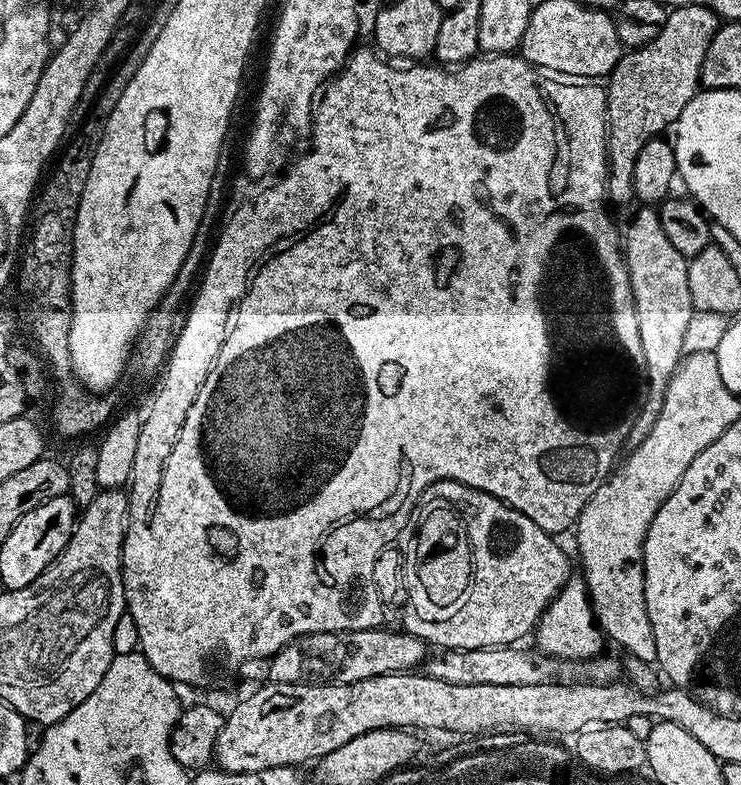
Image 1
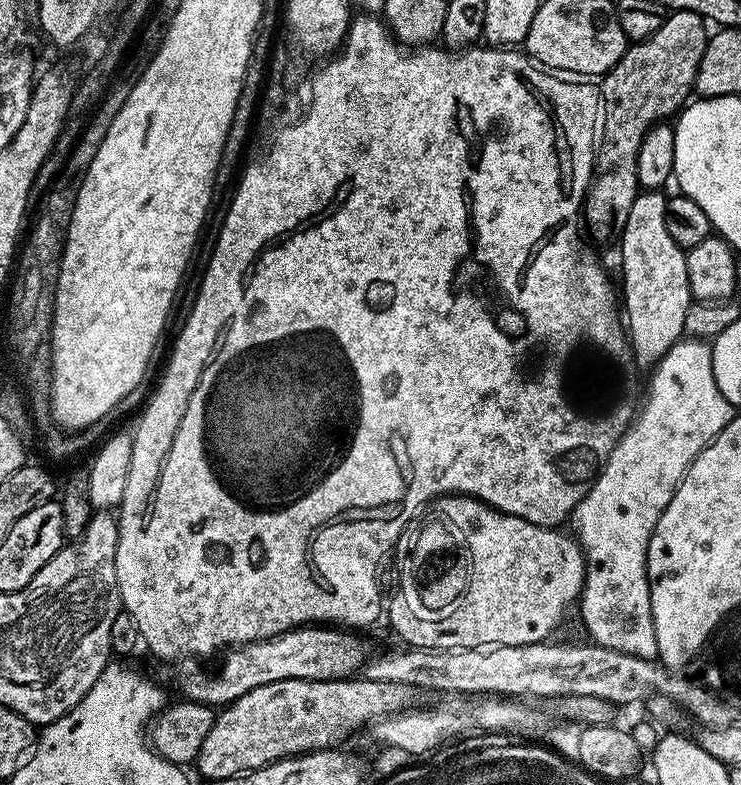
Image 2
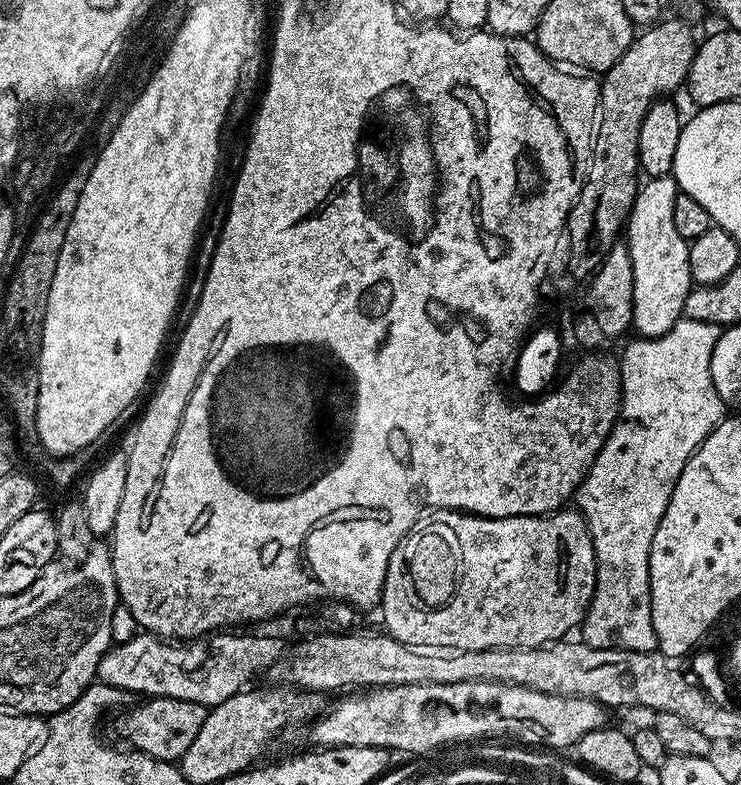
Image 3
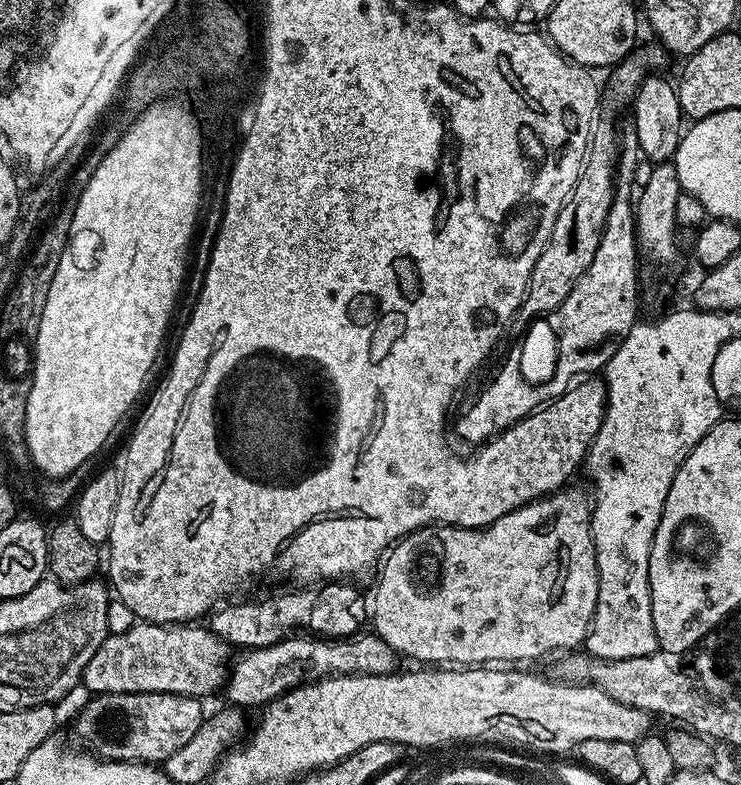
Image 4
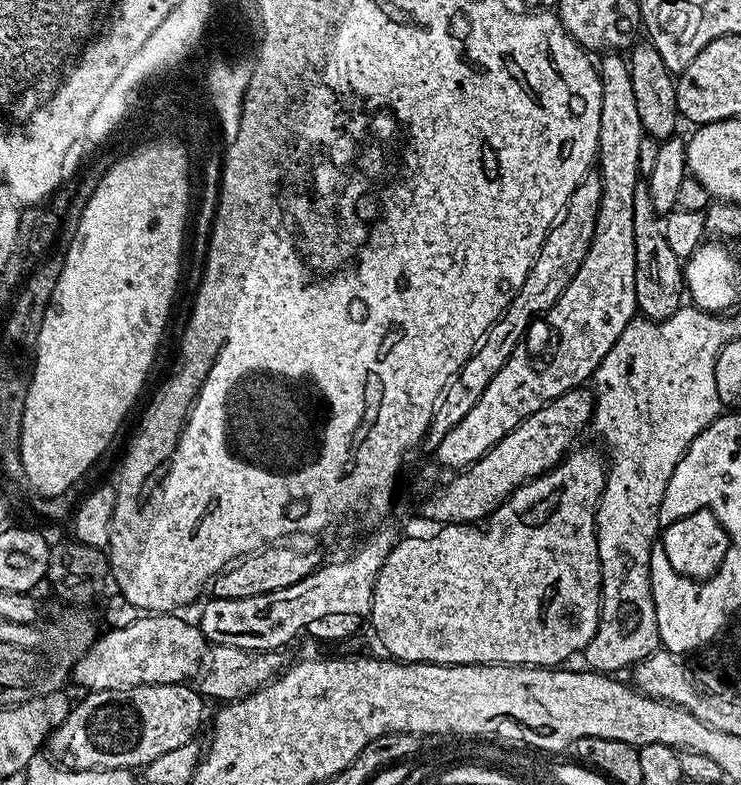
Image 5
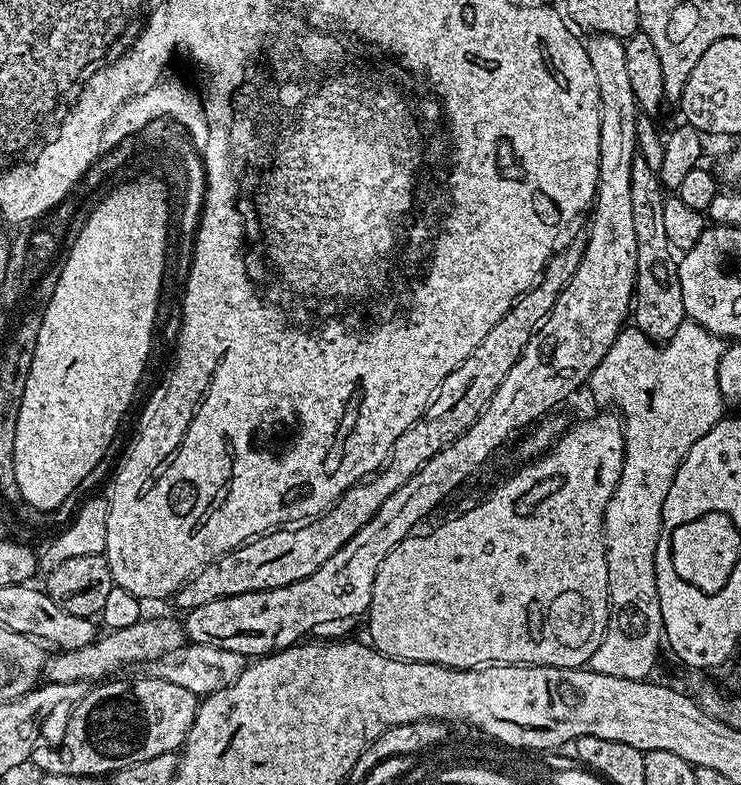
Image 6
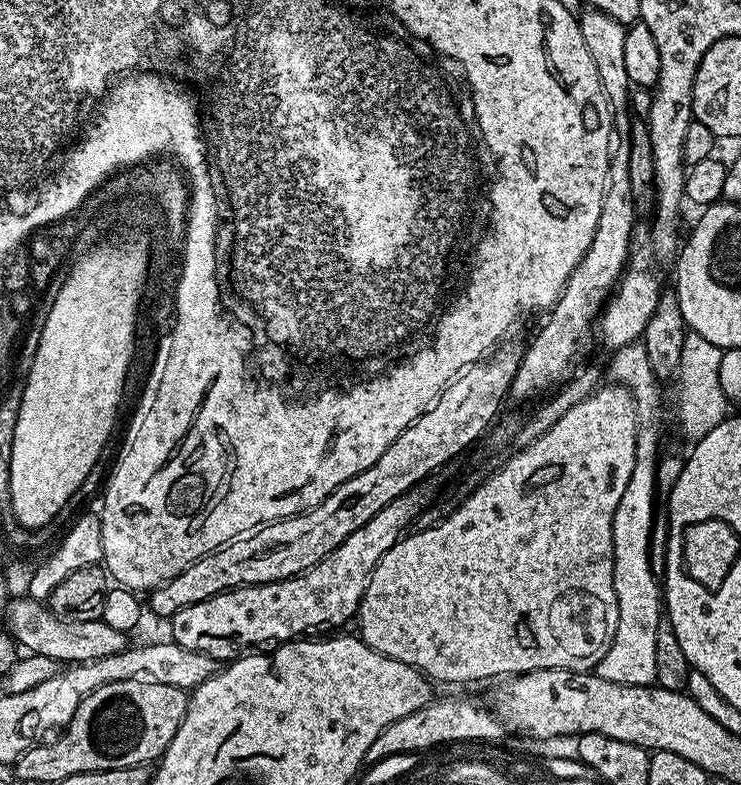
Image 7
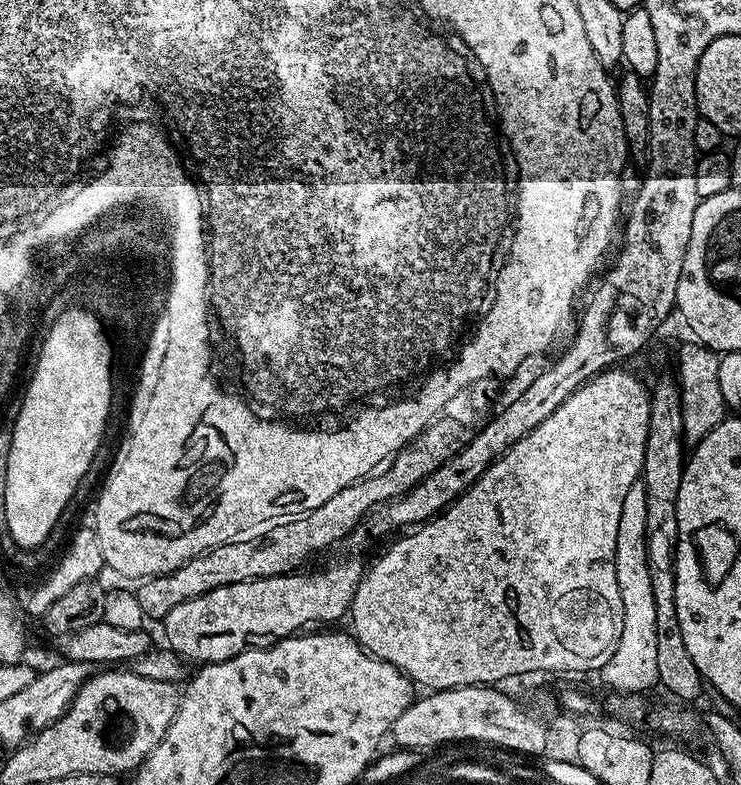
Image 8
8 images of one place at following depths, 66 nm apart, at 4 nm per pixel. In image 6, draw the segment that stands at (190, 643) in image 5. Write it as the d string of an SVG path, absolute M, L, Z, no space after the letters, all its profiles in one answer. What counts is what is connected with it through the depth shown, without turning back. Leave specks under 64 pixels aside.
M141 618L136 624L126 629L108 630L97 635L96 640L90 646L82 646L73 652L57 651L56 656L49 655L44 661L42 676L49 684L104 682L113 674L119 673L116 671L123 664L151 665L153 660L158 660L184 647L185 643L184 626L179 619L147 620L147 618Z

